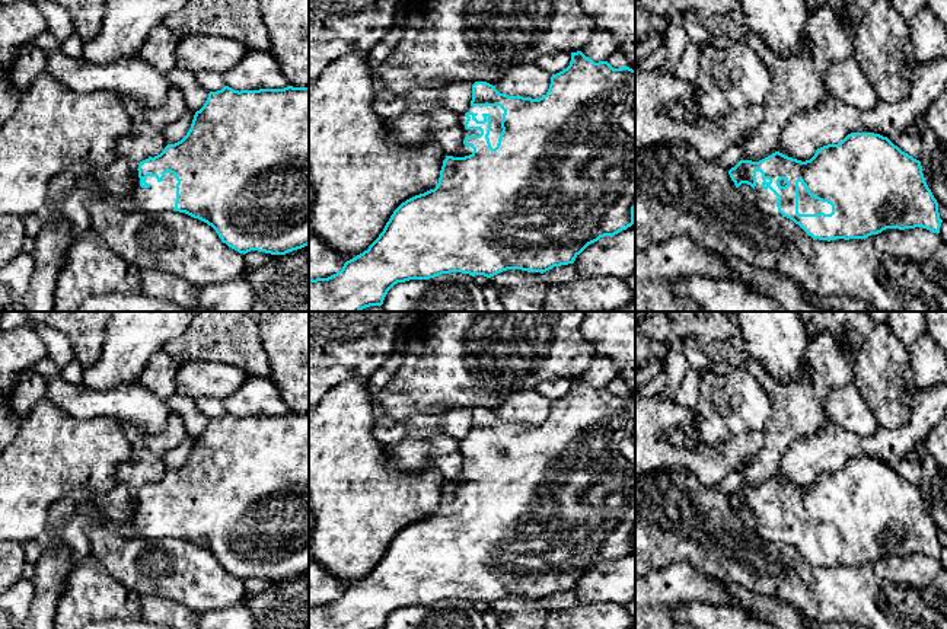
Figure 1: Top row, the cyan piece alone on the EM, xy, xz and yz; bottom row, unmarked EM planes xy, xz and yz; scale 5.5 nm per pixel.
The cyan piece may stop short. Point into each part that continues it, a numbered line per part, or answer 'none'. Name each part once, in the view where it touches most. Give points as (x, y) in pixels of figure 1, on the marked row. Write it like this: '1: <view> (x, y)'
1: xz (496, 112)

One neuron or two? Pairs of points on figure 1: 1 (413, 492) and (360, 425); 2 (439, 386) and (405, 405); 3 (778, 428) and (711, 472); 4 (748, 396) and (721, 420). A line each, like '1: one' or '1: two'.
1: one
2: one
3: two
4: one

